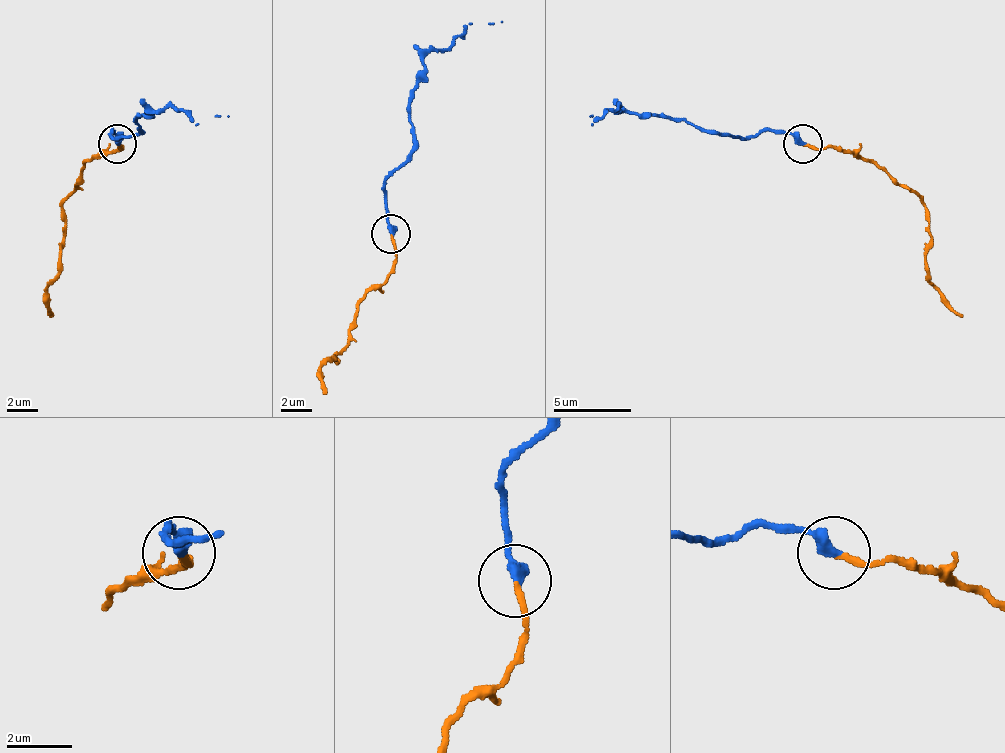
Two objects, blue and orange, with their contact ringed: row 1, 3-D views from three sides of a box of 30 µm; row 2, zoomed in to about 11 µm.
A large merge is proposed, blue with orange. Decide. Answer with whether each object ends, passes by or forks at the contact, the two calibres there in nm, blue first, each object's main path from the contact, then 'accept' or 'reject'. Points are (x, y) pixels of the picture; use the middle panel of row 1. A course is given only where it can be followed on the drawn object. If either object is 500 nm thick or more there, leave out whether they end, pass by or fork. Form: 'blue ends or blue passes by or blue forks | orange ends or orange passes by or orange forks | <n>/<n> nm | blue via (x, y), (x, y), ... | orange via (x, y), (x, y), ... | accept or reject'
blue ends | orange ends | 400/180 nm | blue via (390, 233), (386, 221), (386, 178), (413, 147), (409, 100), (421, 61), (456, 38), (471, 22), (502, 22) | orange via (390, 233), (393, 272), (362, 303), (351, 338), (335, 354), (335, 361), (331, 357), (319, 369), (327, 393) | reject

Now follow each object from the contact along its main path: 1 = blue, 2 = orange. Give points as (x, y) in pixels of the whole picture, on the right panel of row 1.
1: (801, 144), (790, 133), (747, 136), (607, 109), (591, 125), (591, 117)
2: (801, 144), (840, 148), (871, 160), (922, 203), (930, 234), (926, 277), (961, 316)

